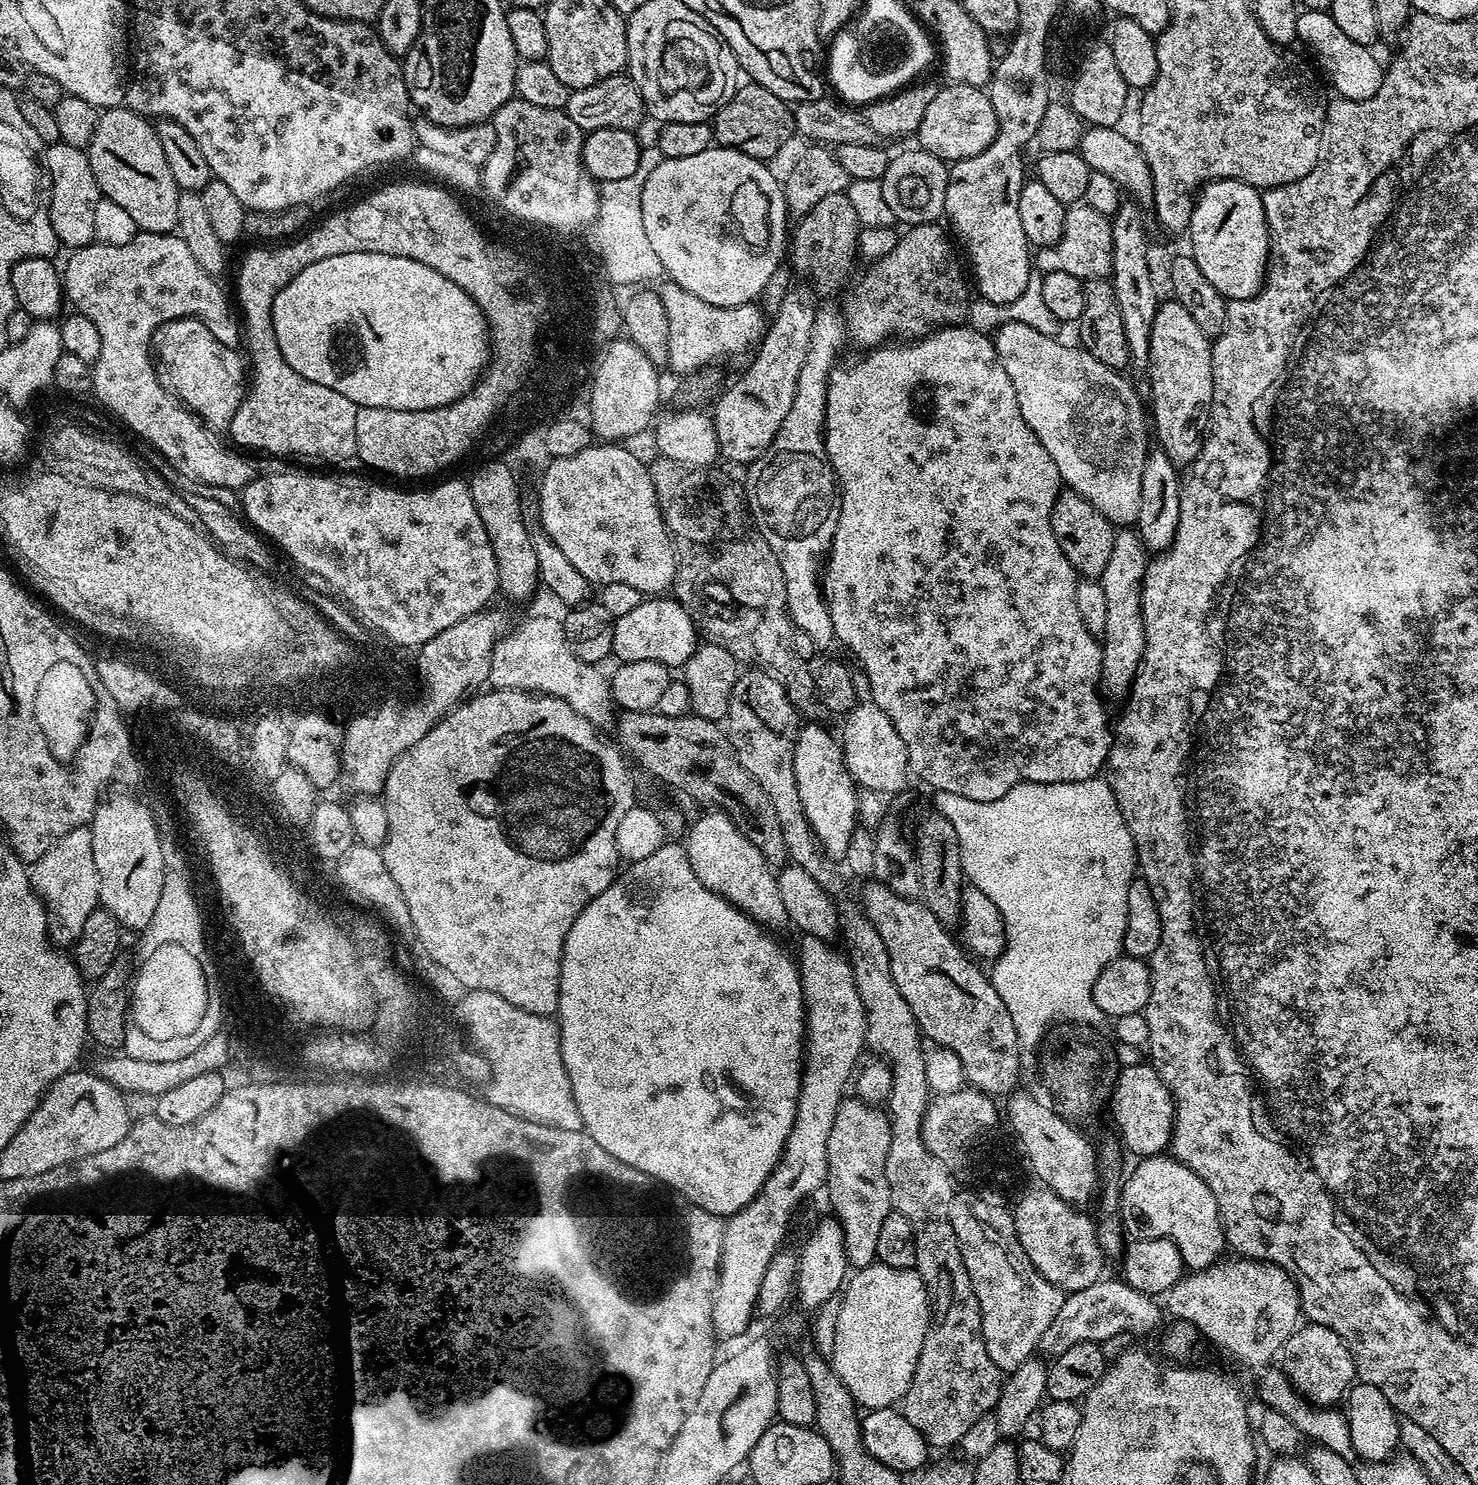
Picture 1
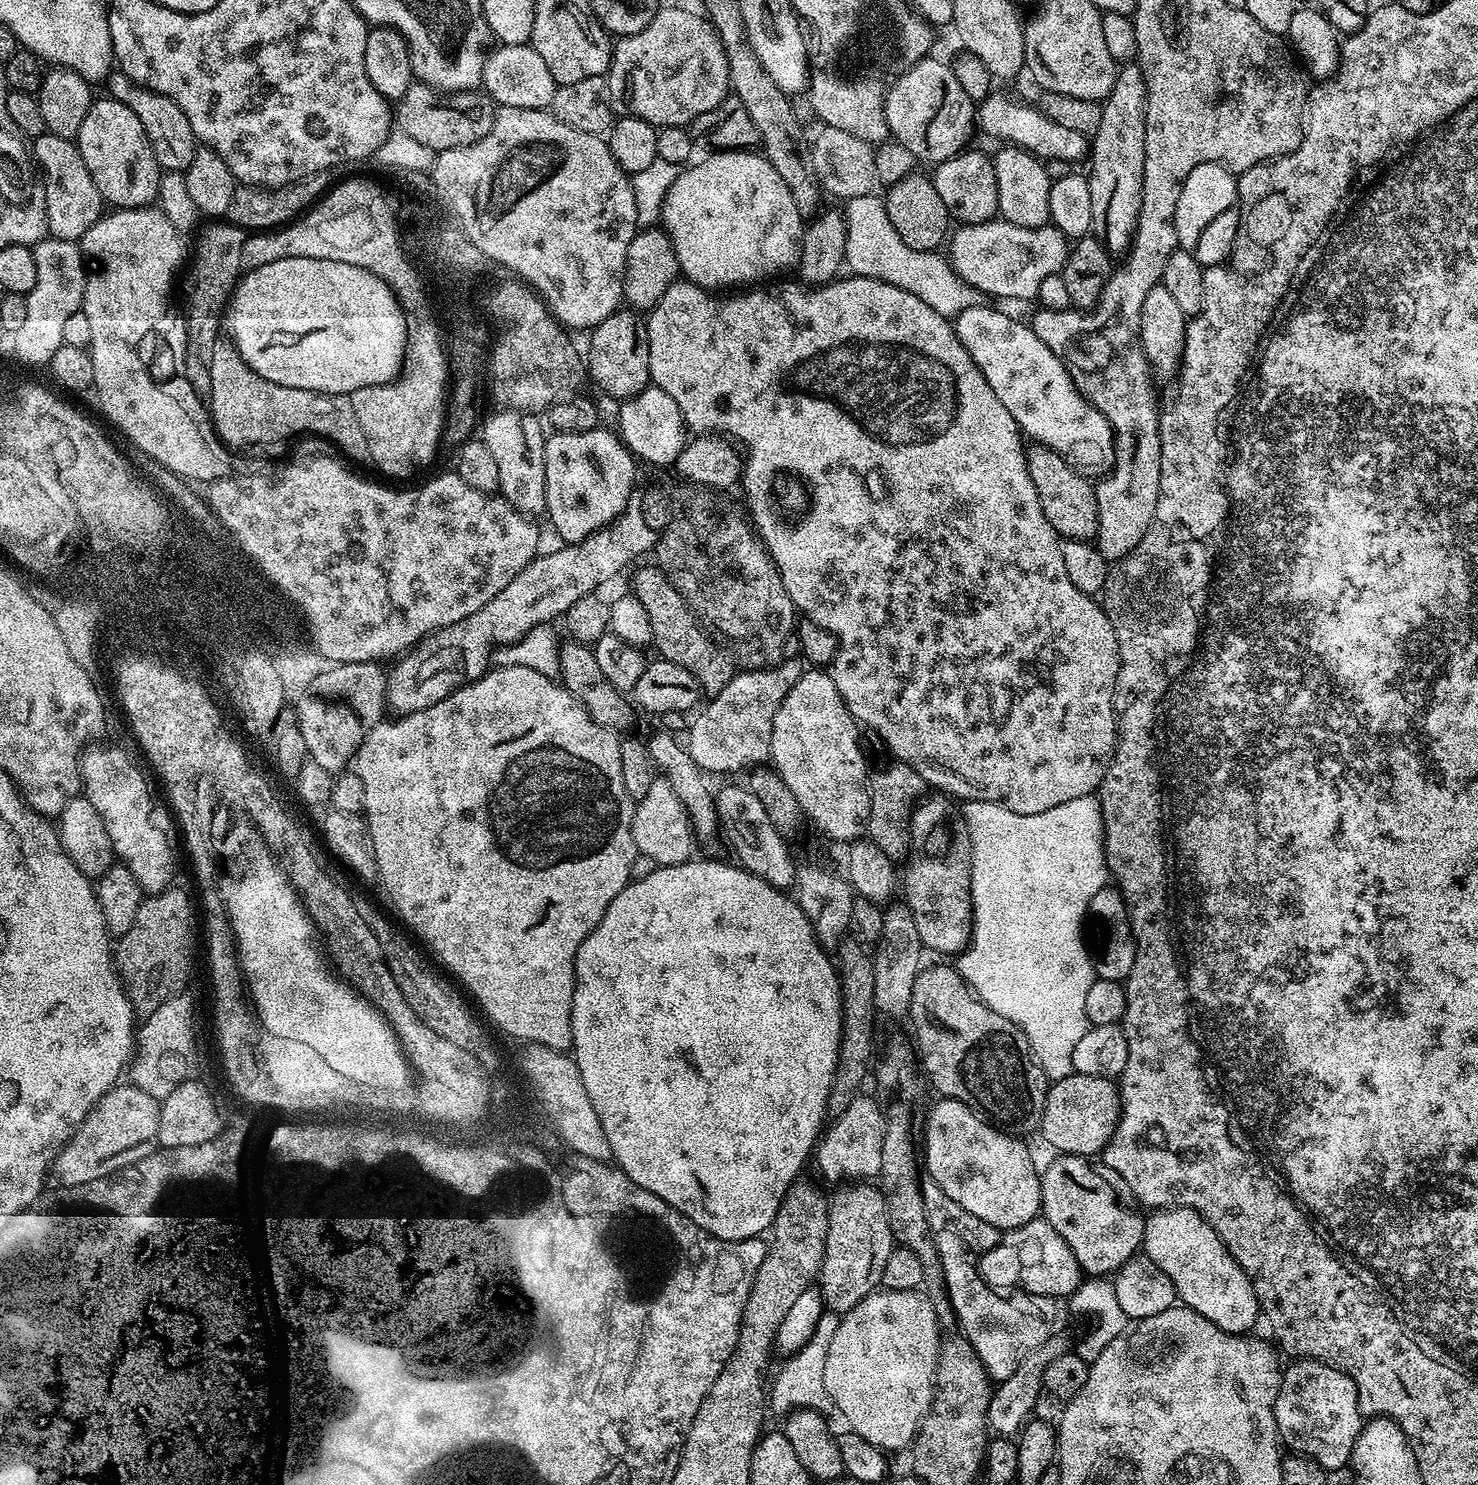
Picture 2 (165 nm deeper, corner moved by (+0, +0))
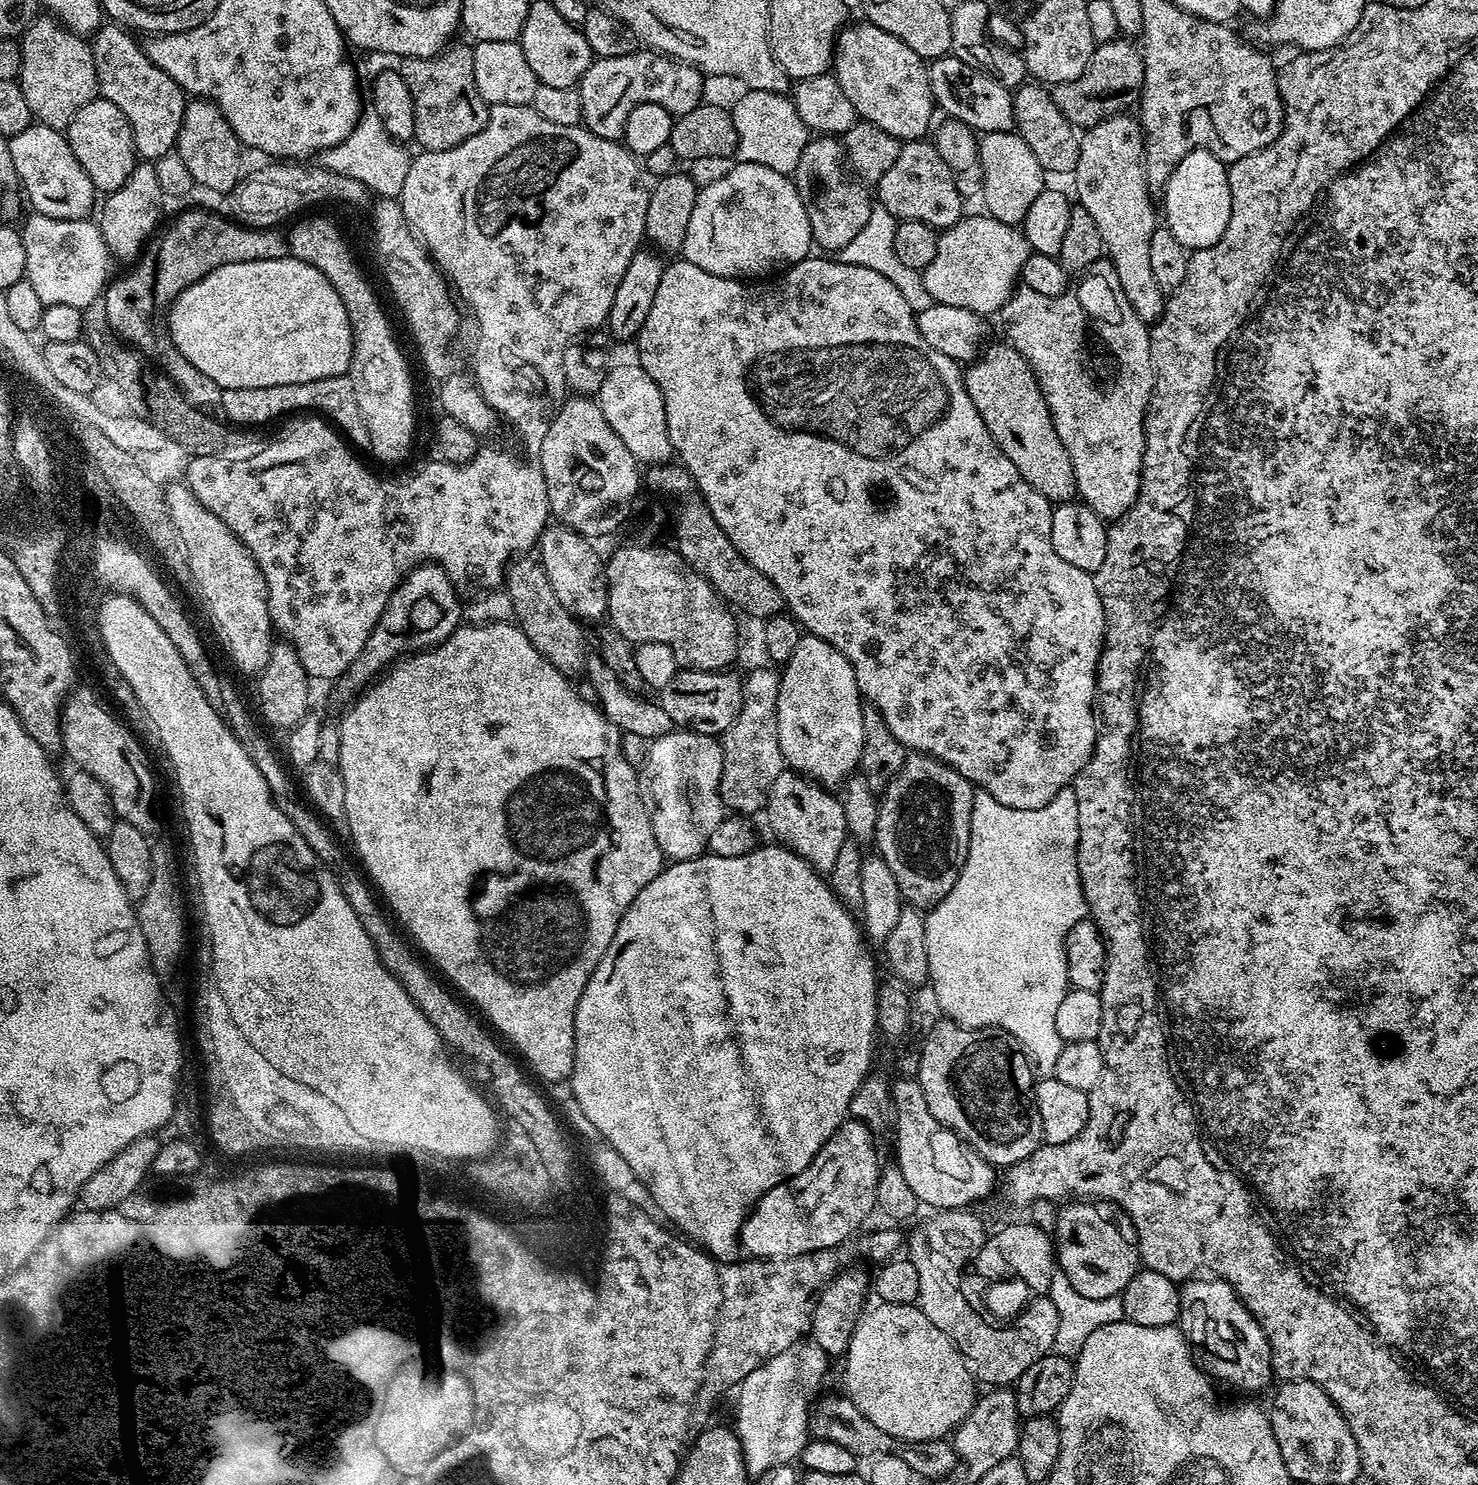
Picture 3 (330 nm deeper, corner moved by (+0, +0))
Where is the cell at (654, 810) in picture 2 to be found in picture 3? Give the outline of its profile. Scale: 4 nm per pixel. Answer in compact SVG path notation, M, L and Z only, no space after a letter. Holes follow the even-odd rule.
M673 730L664 736L659 736L657 740L648 744L648 753L645 756L643 767L638 772L638 783L640 785L640 797L644 799L644 808L648 812L650 818L650 826L654 830L654 838L658 842L658 846L664 852L665 857L669 861L677 860L693 860L695 856L705 855L708 843L710 842L710 834L714 834L714 830L718 830L718 826L726 819L726 807L720 796L720 775L723 772L723 746L721 741L714 736L703 736L700 732L689 732L687 730Z

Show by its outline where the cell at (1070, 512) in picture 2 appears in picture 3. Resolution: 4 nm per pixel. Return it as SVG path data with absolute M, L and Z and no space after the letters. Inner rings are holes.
M990 344L964 372L964 385L982 422L986 422L986 430L990 430L1002 454L1018 466L1018 474L1022 474L1038 494L1053 502L1071 501L1077 495L1074 466L1066 446L1062 446L1062 438L1058 438L1058 430L1054 430L1052 415L1036 383L1036 375L1011 344Z

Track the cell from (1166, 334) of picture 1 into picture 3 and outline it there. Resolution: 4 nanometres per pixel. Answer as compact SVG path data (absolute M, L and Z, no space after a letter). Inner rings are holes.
M1128 114L1107 116L1080 136L1078 166L1074 173L1077 196L1075 199L1079 207L1084 208L1090 214L1090 218L1094 218L1102 234L1102 242L1106 245L1107 259L1112 259L1111 271L1115 272L1130 306L1134 306L1134 310L1145 322L1155 322L1164 313L1166 303L1165 289L1154 278L1154 270L1150 266L1150 238L1158 226L1158 212L1157 209L1156 212L1152 209L1153 193L1148 187L1148 179L1144 173L1144 132L1135 115L1124 115Z

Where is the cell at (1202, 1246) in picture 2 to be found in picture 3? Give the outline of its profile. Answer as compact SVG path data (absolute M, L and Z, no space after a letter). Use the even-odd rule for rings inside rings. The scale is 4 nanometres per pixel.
M1192 1278L1180 1288L1180 1318L1178 1327L1185 1338L1193 1345L1201 1344L1212 1356L1200 1356L1198 1363L1209 1377L1215 1381L1221 1380L1232 1388L1241 1388L1244 1392L1260 1392L1271 1380L1274 1380L1272 1366L1272 1351L1270 1342L1262 1330L1262 1326L1252 1317L1252 1312L1236 1296L1236 1292L1229 1284L1219 1278L1200 1280Z

